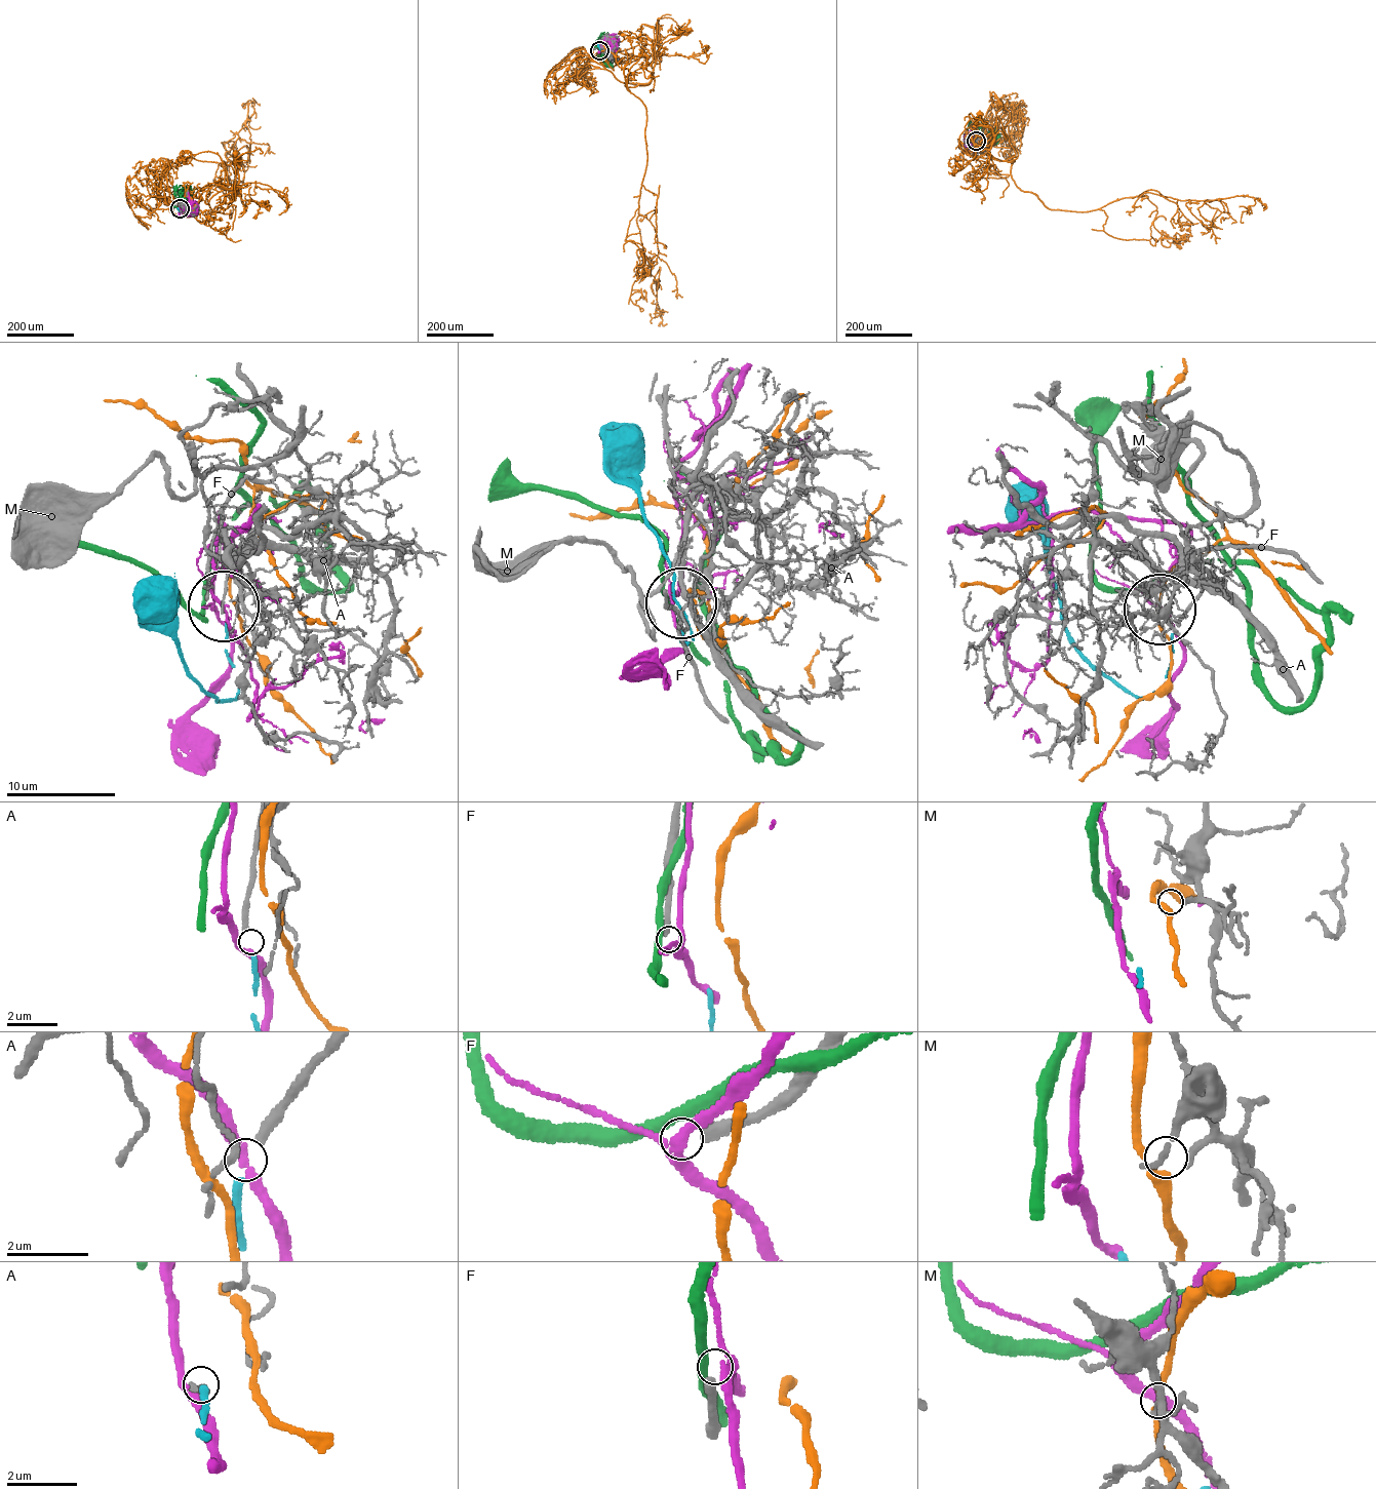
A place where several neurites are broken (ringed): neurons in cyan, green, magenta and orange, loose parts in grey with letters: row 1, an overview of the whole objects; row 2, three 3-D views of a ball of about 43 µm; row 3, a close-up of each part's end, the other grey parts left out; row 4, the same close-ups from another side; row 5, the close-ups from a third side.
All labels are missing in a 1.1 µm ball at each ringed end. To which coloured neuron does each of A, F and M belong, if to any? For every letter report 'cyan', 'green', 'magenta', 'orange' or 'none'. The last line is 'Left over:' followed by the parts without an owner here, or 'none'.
A: cyan
F: none
M: none
Left over: F, M

